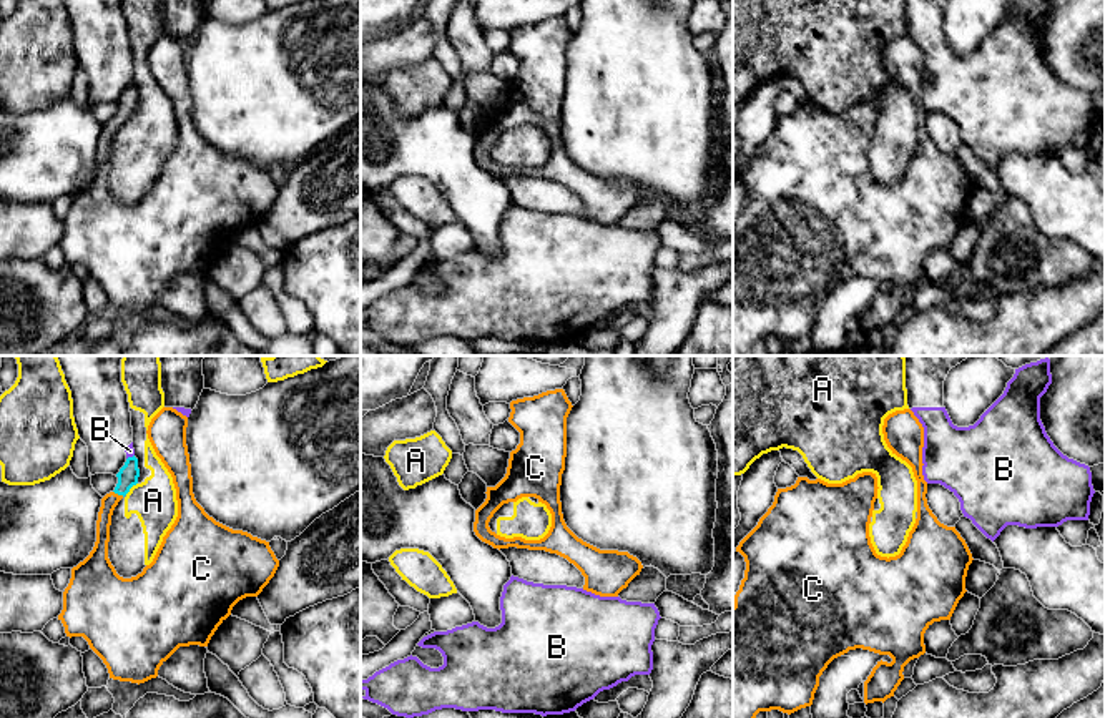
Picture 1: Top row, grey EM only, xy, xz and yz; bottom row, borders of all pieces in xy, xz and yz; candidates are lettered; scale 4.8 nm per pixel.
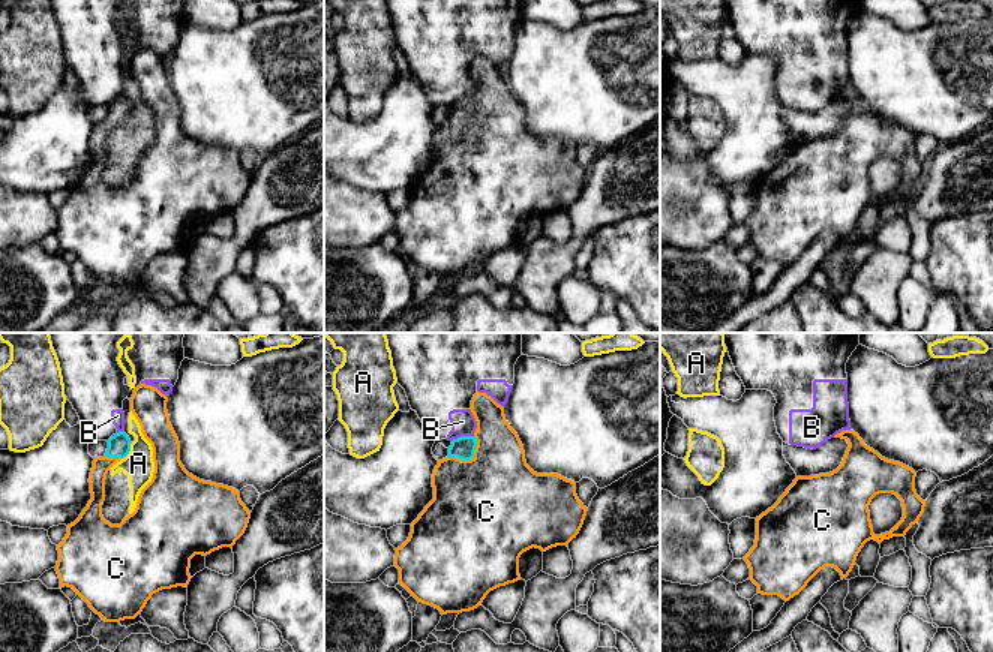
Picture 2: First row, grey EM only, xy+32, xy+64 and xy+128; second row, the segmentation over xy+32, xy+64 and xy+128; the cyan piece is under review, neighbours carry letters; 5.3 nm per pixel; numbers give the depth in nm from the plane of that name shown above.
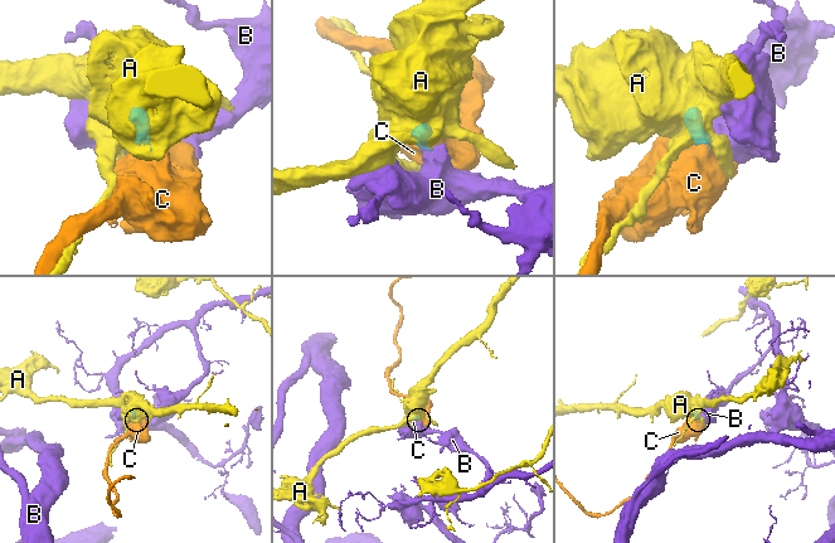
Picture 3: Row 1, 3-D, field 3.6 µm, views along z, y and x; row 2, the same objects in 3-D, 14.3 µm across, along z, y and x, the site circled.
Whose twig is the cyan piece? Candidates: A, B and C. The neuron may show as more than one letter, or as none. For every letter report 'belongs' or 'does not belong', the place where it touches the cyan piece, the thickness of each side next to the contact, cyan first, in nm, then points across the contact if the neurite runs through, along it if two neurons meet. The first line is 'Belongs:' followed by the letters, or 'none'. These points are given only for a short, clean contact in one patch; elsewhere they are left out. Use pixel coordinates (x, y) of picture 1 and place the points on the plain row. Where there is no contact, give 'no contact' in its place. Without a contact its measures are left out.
Belongs: C
A: does not belong; contact xy (130, 115); calibres 100 and 220 nm
B: does not belong; contact xy (130, 85); calibres 100 and 50 nm; border xy (133, 82), (127, 87)
C: belongs; contact xy (118, 122); calibres 100 and 80 nm; way xy (128, 102), (118, 122), (110, 128)

